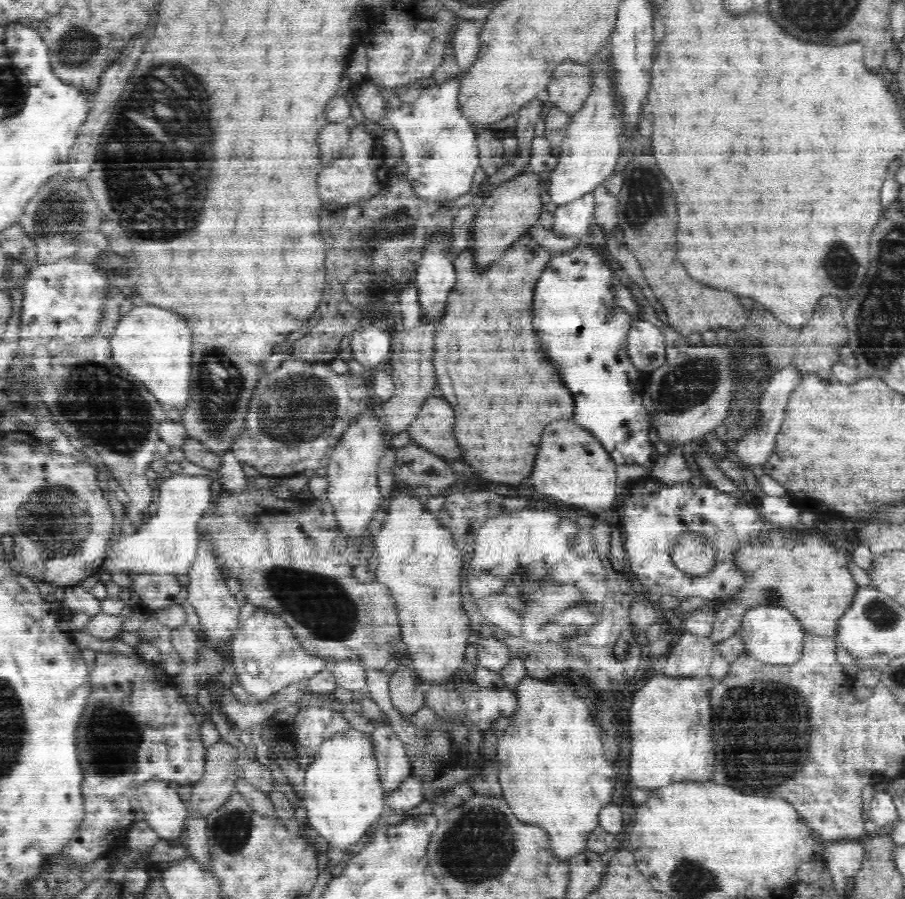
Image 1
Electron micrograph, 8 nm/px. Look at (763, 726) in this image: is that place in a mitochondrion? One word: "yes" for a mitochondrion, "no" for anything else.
yes

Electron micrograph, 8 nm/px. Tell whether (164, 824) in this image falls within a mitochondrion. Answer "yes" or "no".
no

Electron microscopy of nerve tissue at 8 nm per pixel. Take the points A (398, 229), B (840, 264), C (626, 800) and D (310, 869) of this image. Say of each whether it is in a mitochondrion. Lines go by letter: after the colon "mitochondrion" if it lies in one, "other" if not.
A: mitochondrion
B: mitochondrion
C: other
D: other

